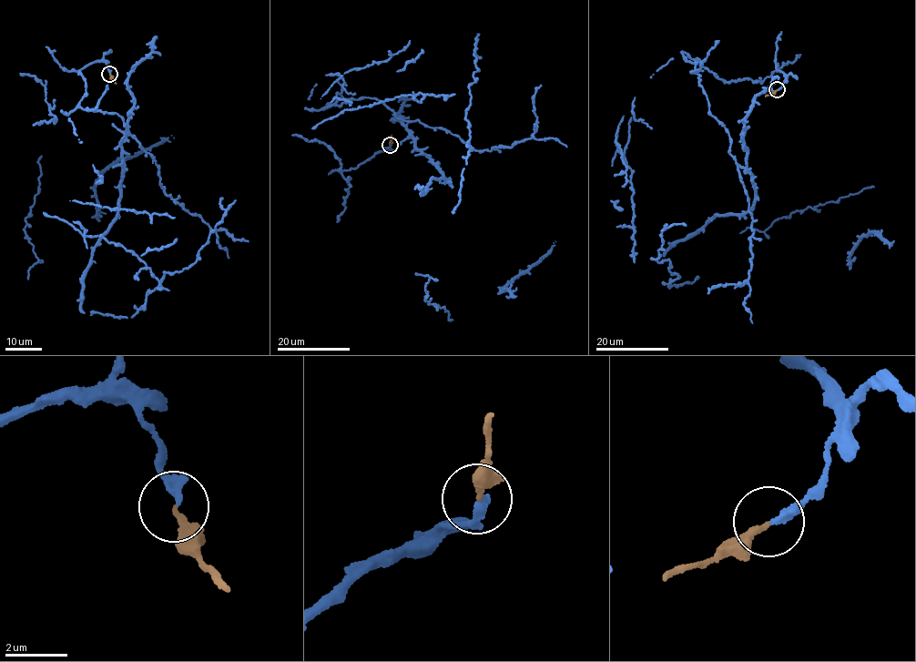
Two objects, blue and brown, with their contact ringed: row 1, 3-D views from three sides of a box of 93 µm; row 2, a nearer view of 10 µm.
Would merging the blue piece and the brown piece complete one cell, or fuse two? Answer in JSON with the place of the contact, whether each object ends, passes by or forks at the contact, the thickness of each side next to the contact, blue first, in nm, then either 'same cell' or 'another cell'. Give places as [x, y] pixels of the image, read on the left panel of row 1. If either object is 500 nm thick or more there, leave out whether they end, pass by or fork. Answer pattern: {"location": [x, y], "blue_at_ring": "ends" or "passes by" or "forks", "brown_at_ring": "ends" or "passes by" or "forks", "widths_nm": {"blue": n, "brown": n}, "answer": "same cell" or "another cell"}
{"location": [109, 74], "blue_at_ring": "ends", "brown_at_ring": "ends", "widths_nm": {"blue": 240, "brown": 220}, "answer": "same cell"}

